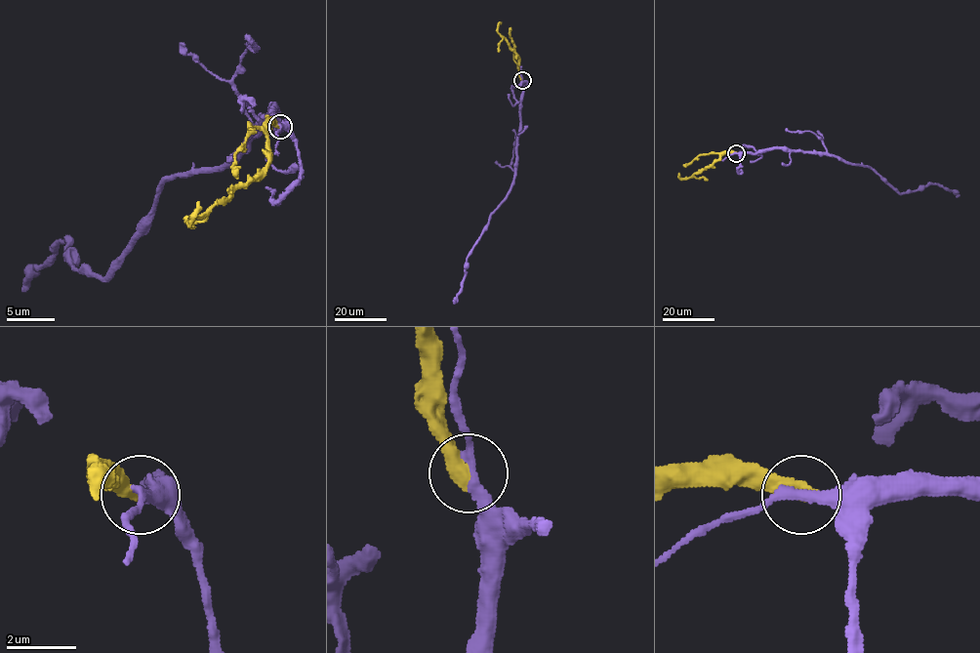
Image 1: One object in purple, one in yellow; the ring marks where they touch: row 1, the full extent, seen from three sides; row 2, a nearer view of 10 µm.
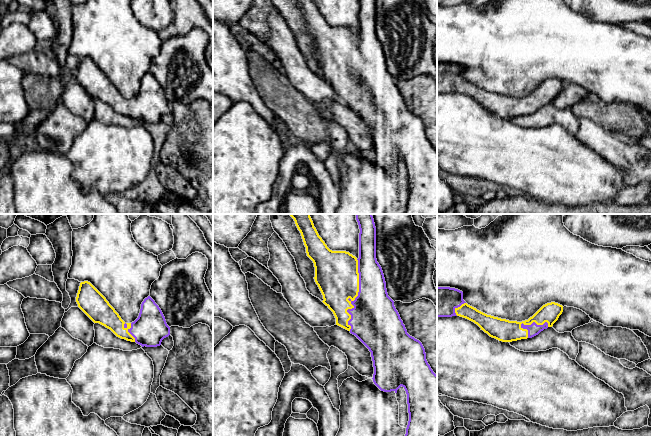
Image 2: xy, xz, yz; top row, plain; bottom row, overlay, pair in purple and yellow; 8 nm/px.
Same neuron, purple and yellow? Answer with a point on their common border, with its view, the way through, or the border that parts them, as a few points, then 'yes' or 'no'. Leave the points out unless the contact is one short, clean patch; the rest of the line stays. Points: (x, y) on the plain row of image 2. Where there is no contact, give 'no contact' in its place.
meets purple in xz at (357, 72); yes

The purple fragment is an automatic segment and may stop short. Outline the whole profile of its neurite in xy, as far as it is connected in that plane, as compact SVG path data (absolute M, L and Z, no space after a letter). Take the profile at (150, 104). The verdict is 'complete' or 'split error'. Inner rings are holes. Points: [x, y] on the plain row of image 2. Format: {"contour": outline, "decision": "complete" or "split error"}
{"contour": "M88 57L80 59L76 78L94 99L142 123L160 122L162 116L170 111L170 103L161 85L150 72L144 75L138 94L132 99L125 99L106 74Z", "decision": "split error"}

